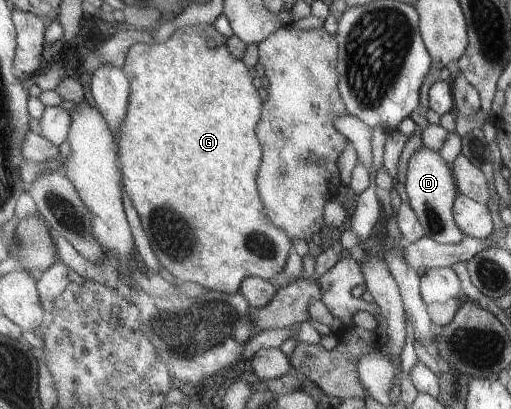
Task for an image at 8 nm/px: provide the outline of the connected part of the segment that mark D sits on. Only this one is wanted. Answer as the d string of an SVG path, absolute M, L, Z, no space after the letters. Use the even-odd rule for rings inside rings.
M420 147L409 158L405 179L406 192L410 205L418 214L422 226L427 229L427 236L438 244L457 244L467 236L459 229L458 222L453 219L453 201L457 195L455 179L451 175L449 164L439 155L439 150Z

